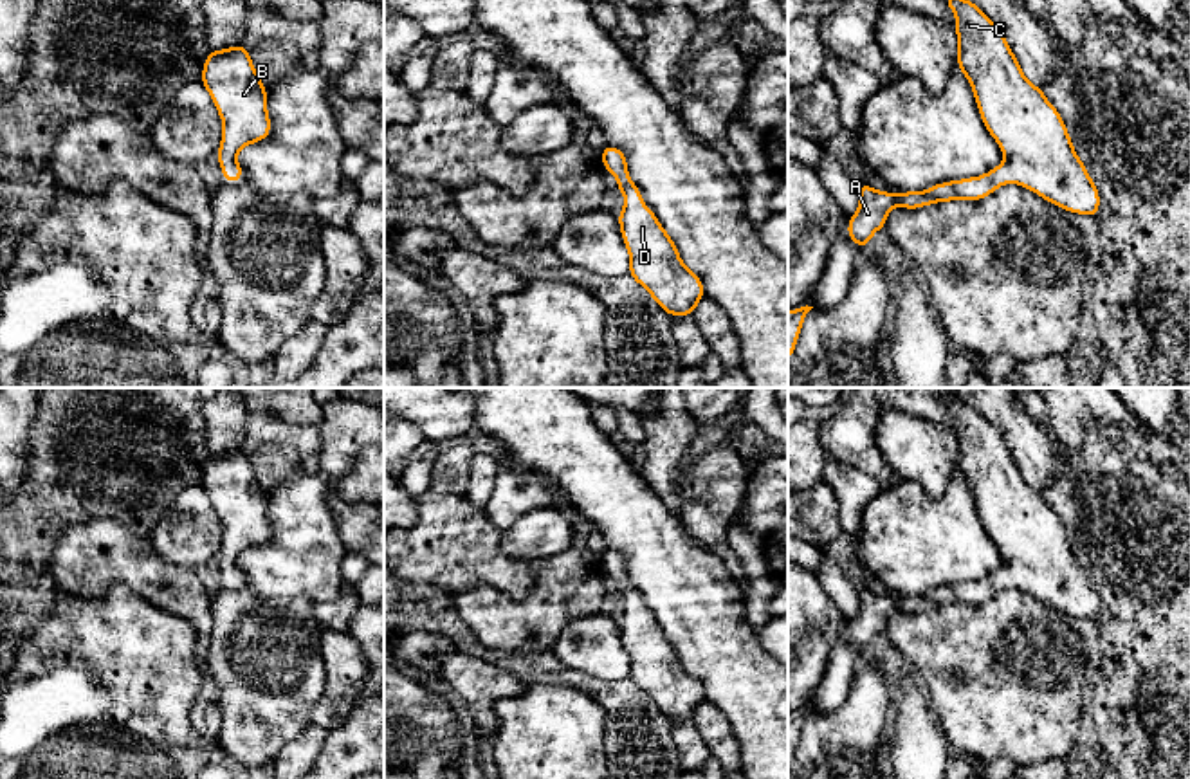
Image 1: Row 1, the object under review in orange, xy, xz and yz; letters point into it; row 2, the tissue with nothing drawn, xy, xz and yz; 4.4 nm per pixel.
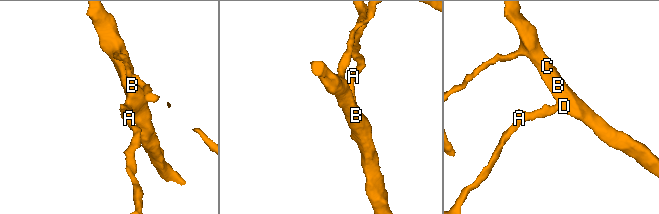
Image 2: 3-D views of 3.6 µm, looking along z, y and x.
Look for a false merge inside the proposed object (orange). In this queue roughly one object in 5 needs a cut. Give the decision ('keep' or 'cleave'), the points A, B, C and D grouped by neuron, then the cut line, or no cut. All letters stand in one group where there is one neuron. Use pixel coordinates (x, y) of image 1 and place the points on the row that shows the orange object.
keep; A B C D; no cut

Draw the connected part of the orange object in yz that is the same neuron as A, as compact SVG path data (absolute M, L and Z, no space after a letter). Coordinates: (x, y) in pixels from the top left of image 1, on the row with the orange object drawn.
M945 0L945 4L956 13L957 69L966 76L979 115L1006 160L981 177L941 182L920 193L902 191L896 197L889 191L876 191L864 182L858 186L858 209L847 224L849 238L865 251L871 236L885 227L887 215L896 206L918 209L936 202L981 200L1006 182L1028 188L1069 213L1096 216L1100 209L1098 189L1078 159L1060 114L1046 99L1042 88L1022 74L1002 31L970 0Z

